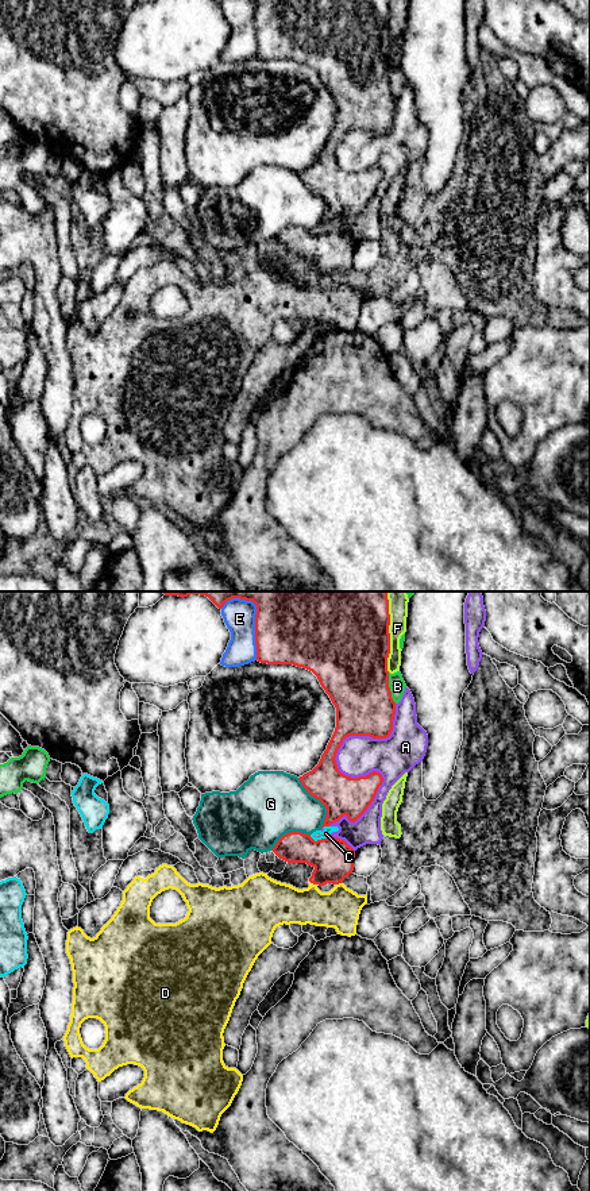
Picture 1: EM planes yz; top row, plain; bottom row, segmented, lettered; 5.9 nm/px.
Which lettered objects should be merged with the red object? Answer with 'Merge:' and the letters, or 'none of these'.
Merge: none of these

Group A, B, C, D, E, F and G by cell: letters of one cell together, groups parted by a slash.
A C / B / D / E / F / G

